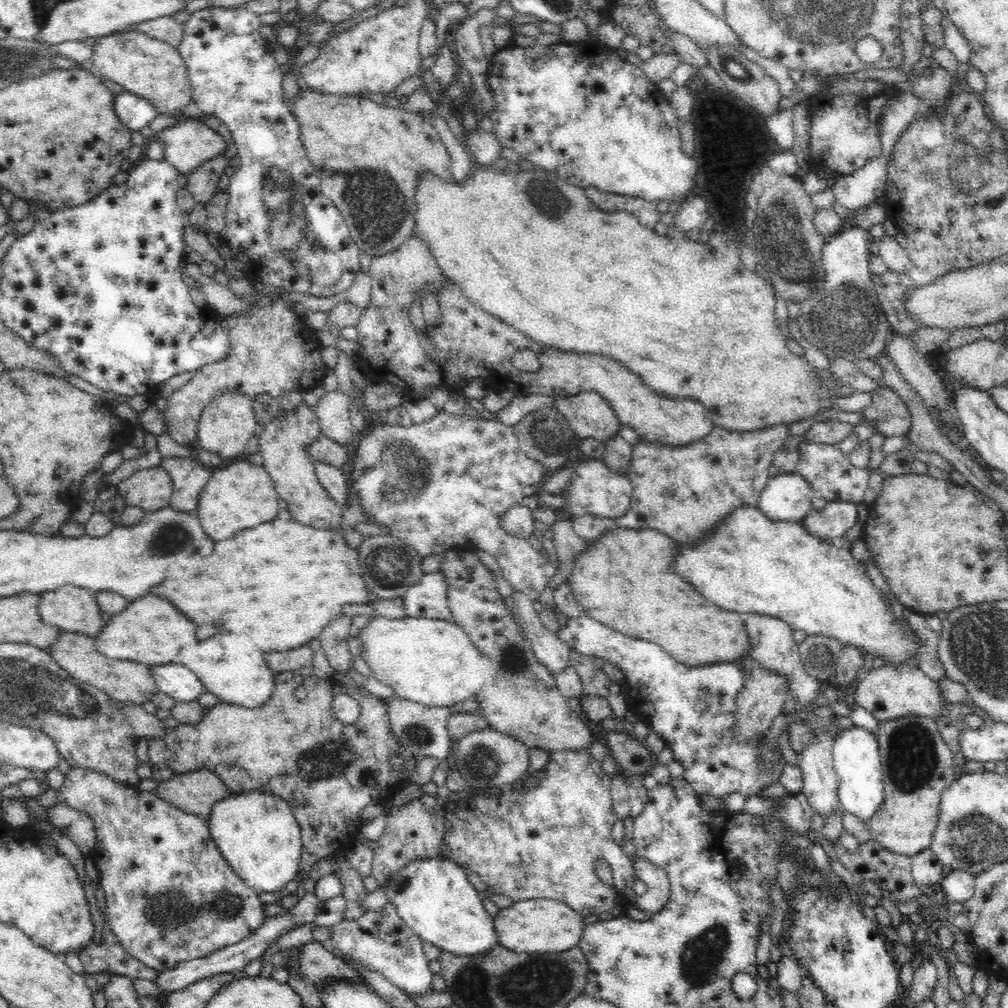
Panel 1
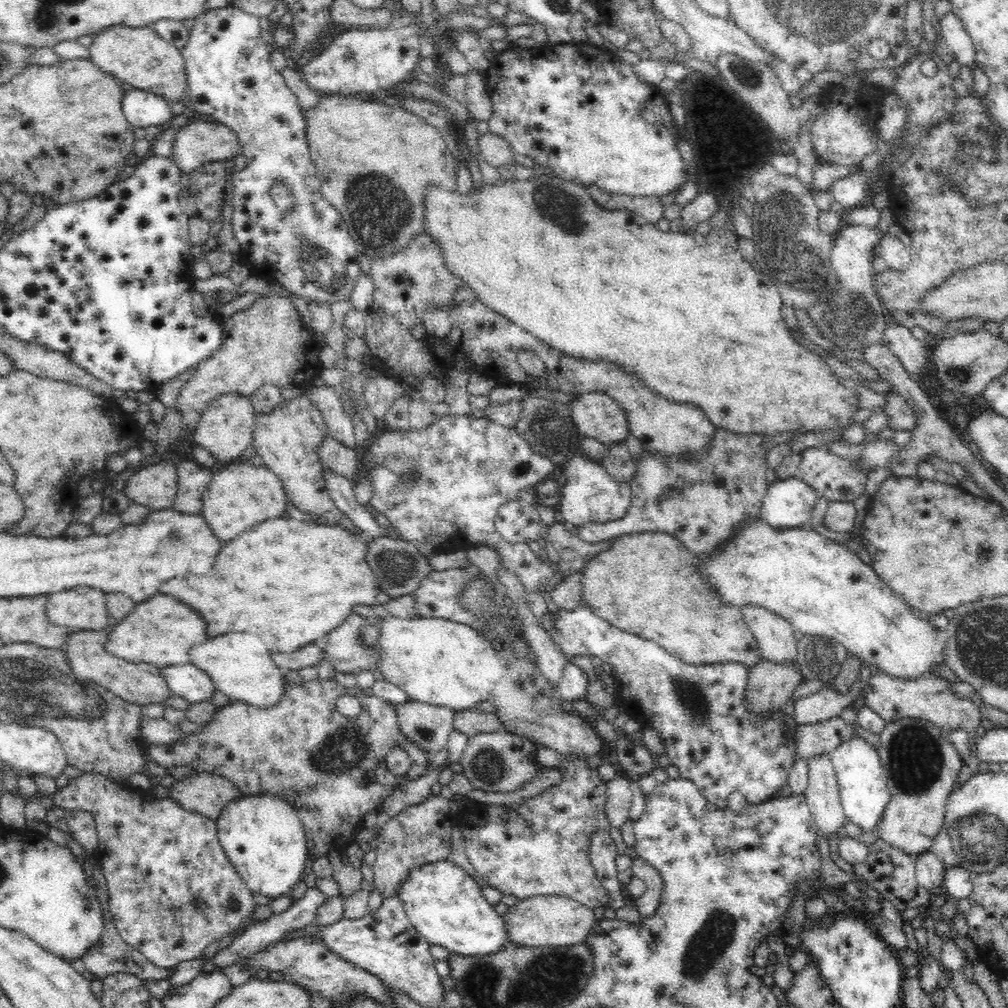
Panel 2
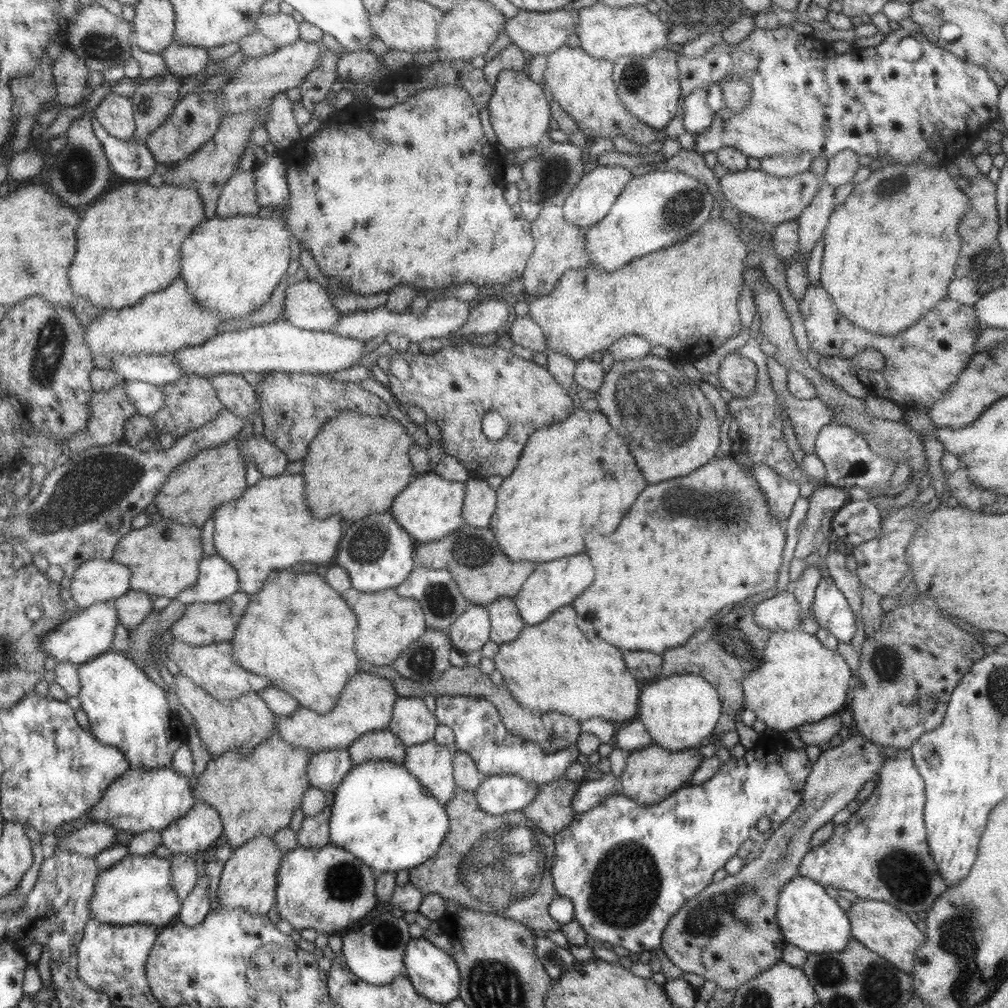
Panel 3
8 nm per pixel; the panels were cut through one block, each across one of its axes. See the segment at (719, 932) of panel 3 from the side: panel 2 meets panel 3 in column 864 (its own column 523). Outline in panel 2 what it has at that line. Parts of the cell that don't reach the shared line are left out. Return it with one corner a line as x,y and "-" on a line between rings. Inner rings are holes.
508,731
478,733
468,737
456,769
467,776
474,789
485,792
514,792
536,774
532,739

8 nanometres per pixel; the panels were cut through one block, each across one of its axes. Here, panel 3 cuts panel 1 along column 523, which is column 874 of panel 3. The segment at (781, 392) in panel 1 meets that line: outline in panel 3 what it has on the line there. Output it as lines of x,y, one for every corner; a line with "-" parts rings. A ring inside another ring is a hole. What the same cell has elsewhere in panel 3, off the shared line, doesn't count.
918,161
914,164
885,163
876,164
872,175
864,182
860,182
853,192
850,193
845,201
838,203
834,212
829,216
829,222
825,228
824,252
822,252
821,272
819,282
834,297
834,305
840,314
847,318
850,323
862,327
867,331
879,335
895,335
906,329
917,325
928,312
945,300
948,294
948,284
954,276
956,268
956,258
960,254
962,237
958,233
958,222
962,216
970,210
970,197
966,196
958,187
957,180
953,179
948,173
947,163
944,165
930,166

